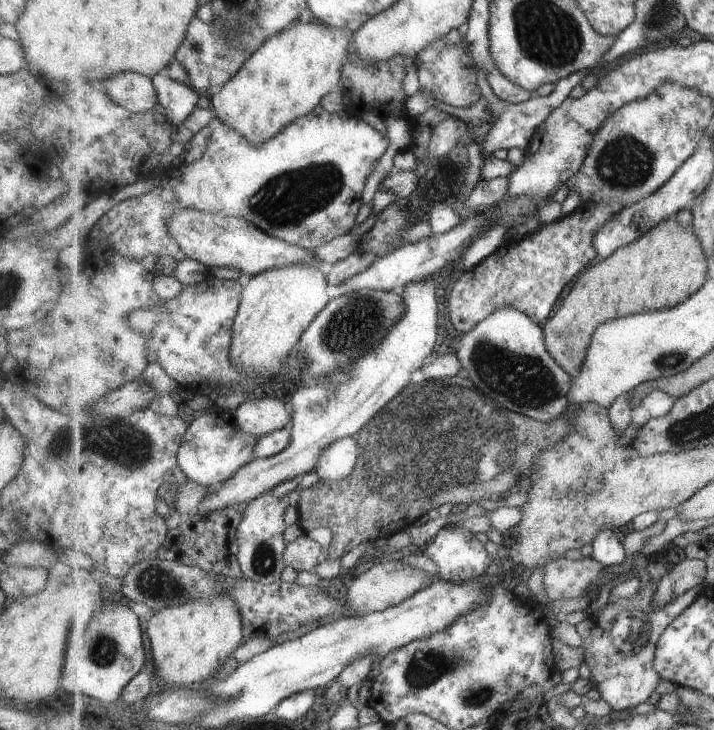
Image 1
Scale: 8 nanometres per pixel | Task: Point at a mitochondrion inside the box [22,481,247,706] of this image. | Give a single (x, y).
(157, 583)

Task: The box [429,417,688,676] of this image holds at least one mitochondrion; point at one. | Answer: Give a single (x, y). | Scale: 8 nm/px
(639, 631)

